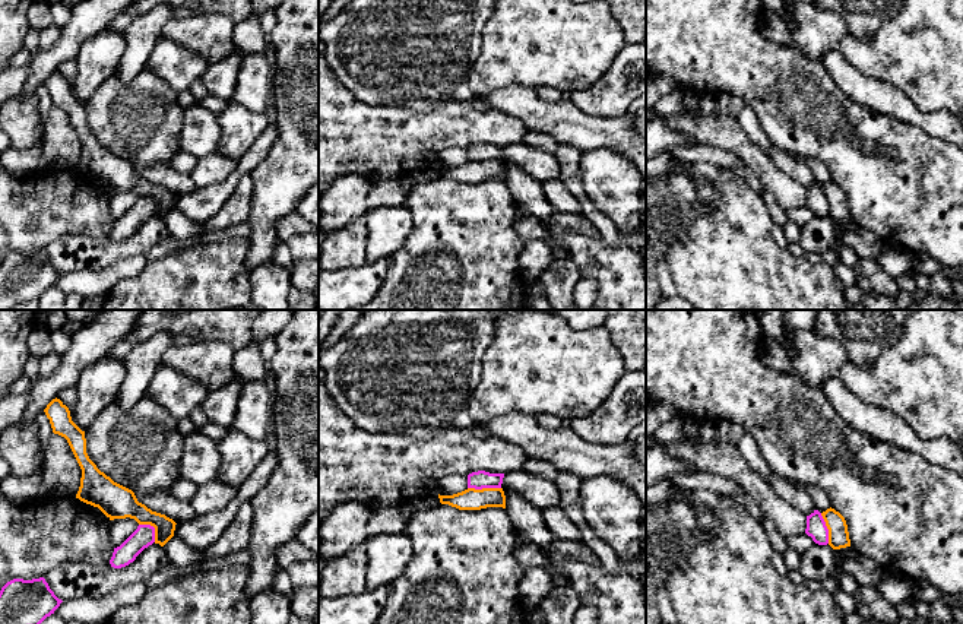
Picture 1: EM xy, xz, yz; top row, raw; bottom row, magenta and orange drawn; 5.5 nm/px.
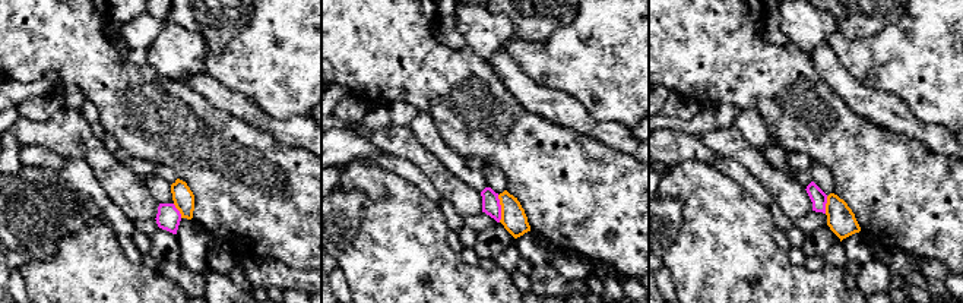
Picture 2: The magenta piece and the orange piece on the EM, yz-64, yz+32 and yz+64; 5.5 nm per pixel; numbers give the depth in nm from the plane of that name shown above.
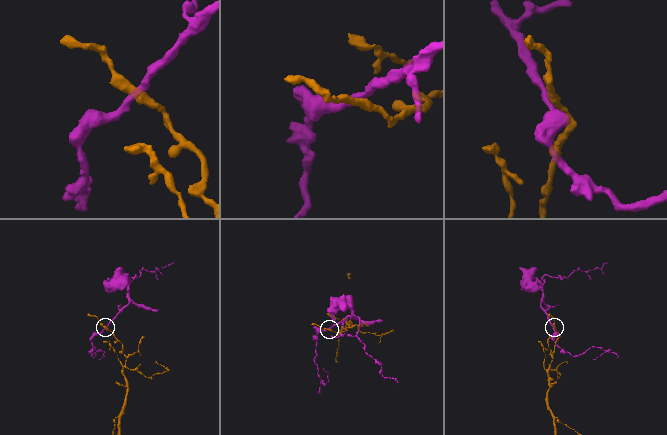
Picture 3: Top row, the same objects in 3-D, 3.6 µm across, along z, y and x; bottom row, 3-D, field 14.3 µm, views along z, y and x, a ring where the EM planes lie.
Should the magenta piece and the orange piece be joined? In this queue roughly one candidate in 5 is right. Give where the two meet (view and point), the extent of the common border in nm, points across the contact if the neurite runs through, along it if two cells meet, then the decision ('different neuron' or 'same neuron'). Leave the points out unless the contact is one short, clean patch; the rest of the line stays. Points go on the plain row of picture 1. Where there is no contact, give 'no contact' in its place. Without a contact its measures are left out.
xz (484, 160) | 180 nm | along xz (468, 160), (500, 161) | different neuron

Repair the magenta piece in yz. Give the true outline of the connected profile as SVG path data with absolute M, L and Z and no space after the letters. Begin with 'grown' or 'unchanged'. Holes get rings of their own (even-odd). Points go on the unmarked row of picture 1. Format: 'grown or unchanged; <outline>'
unchanged; M814 183L810 189L807 189L807 202L805 206L812 210L812 213L818 218L829 216L829 202L826 194L818 183Z

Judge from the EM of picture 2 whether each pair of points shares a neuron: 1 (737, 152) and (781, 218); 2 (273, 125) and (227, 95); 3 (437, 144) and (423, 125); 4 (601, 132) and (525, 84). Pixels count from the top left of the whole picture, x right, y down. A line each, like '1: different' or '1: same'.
1: different
2: same
3: same
4: same

